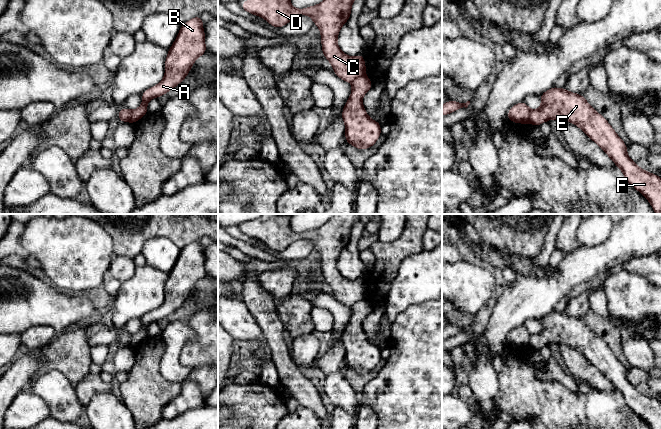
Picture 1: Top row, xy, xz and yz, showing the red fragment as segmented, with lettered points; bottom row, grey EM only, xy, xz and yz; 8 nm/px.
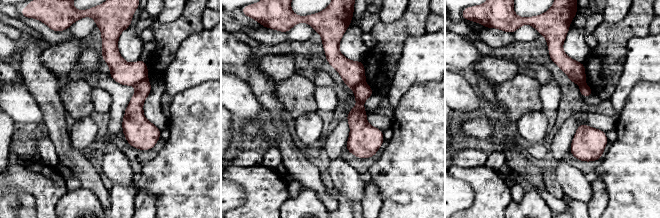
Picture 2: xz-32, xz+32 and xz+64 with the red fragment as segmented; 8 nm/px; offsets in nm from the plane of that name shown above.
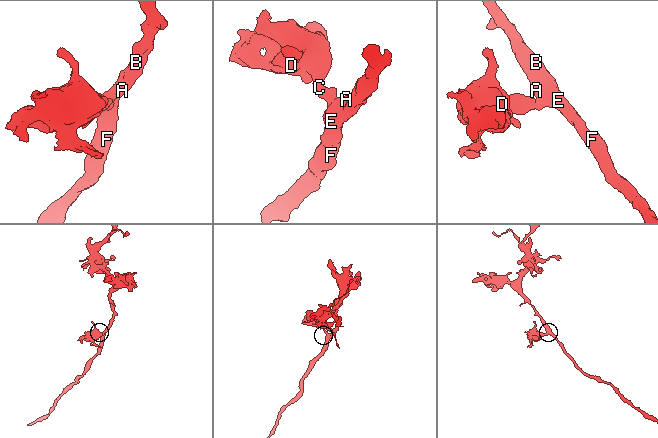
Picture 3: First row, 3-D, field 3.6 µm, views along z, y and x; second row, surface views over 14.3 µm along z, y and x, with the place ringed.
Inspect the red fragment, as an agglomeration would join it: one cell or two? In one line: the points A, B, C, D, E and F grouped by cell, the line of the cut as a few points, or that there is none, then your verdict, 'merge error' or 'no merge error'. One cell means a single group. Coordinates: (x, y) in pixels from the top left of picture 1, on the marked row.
A B E F / C D; cut in xz along (364, 75), (351, 82); merge error

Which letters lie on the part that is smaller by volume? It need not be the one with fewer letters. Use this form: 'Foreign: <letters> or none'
Foreign: C, D

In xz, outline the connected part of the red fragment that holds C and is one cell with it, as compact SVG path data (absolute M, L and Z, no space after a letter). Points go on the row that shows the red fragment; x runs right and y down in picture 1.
M246 0L240 7L265 19L275 28L285 26L298 16L310 16L314 25L320 28L321 49L331 63L334 74L352 83L366 75L364 56L347 56L339 48L337 37L341 27L350 18L353 2L354 0L324 0L311 7L296 9L290 0Z

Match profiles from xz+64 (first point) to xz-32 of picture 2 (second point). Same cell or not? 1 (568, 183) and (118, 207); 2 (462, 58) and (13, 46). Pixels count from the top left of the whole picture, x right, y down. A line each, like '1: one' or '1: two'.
1: two
2: one

